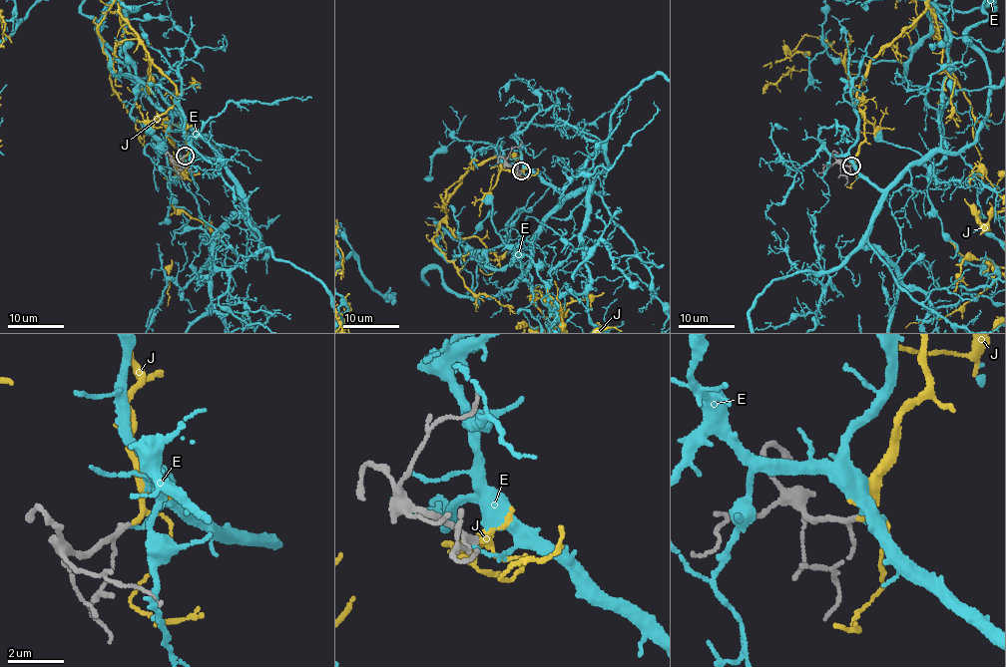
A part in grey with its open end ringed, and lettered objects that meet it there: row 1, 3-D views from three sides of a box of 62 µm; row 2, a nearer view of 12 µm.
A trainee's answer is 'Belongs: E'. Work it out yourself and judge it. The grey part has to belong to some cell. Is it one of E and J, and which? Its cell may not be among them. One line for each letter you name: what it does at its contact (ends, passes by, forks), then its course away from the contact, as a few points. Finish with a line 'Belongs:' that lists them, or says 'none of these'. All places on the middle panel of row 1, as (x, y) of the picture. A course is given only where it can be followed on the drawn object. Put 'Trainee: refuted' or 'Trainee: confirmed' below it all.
J: it passes by
Belongs: J
Trainee: refuted

